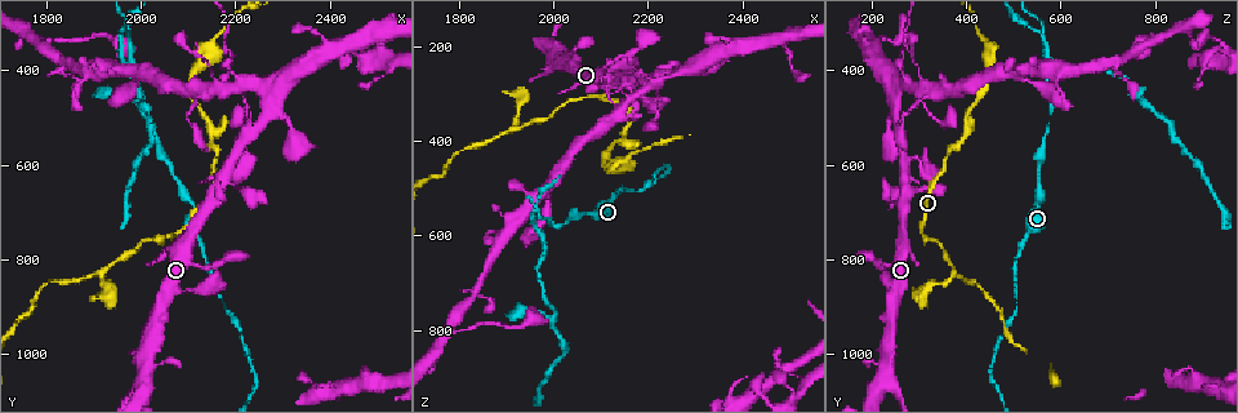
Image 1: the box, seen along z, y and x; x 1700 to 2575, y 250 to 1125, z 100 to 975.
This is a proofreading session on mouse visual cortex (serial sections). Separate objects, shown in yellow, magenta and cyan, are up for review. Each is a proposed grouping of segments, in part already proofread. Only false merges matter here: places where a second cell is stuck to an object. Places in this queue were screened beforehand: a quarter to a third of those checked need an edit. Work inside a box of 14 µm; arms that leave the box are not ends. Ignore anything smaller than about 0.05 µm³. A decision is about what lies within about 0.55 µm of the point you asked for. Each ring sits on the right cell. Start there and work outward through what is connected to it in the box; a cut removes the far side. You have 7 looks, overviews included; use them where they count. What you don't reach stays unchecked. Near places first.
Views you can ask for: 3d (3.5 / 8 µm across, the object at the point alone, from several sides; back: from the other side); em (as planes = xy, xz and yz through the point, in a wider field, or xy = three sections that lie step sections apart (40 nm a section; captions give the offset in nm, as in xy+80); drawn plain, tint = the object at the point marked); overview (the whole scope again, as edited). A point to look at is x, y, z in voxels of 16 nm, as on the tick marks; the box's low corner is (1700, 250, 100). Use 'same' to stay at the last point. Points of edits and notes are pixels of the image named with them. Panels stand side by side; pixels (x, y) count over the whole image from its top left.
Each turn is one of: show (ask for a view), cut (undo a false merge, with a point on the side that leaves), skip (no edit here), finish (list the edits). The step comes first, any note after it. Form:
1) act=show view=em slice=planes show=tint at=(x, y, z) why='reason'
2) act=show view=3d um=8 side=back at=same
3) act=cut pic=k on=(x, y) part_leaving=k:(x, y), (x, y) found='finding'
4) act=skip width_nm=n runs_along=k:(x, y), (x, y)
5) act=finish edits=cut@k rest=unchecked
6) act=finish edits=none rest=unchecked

act=show view=3d um=3.5 at=(2225, 670, 245) why='calibre changes'

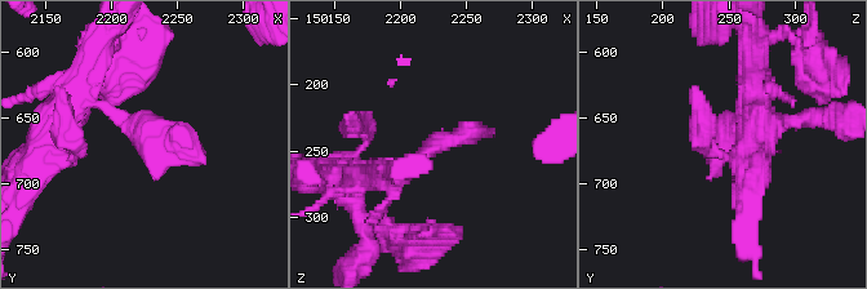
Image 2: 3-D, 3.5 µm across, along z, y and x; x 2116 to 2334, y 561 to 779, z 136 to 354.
act=show view=em slice=xy step=2 show=tint at=(2228, 666, 242)

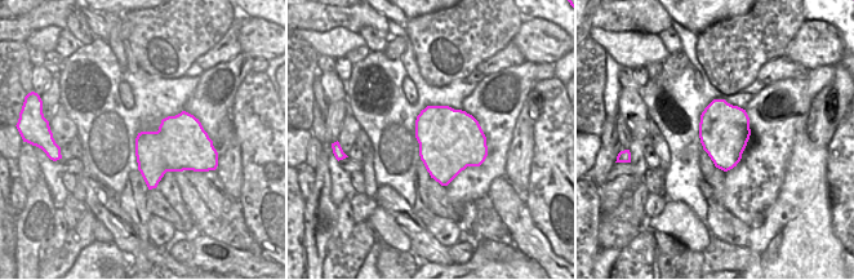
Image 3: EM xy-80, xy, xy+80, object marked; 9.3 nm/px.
act=show view=em slice=planes show=tint at=same why='cut it another way'

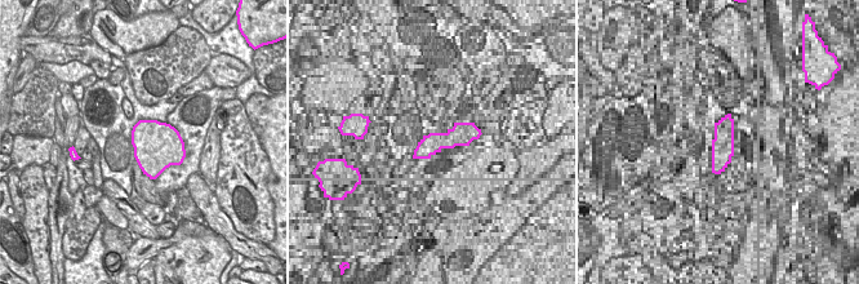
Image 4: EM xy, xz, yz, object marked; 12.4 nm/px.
act=skip runs_along=2:(79, 102), (110, 106), (201, 161) found='one cell here'

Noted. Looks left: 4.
act=show view=3d um=3.5 at=(1915, 830, 375) why='arms part here'

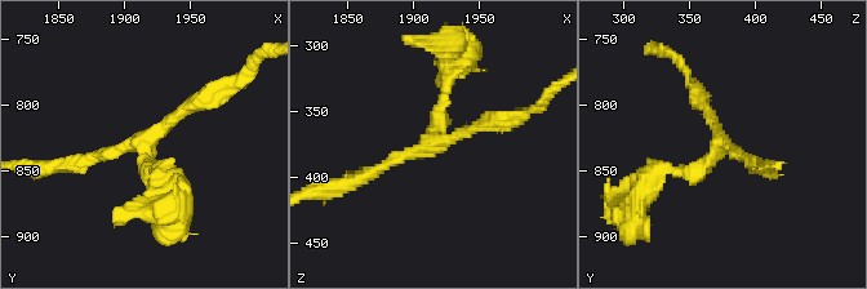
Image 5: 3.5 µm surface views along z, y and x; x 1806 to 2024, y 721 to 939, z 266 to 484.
act=show view=em slice=planes show=tint at=(1918, 828, 374) arms=3 arm_widths_nm=150,150,200 why='need the tissue'

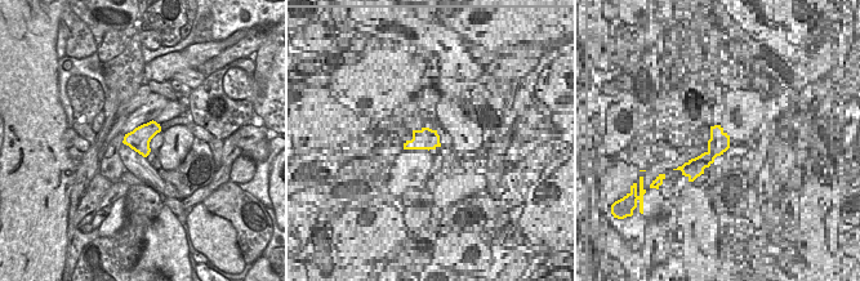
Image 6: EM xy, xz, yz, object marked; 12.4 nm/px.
act=skip runs_along=5:(214, 89), (147, 141), (159, 173) found='all the same cell'

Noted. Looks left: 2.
act=show view=3d um=3.5 at=(2185, 395, 260) why='calibre changes'

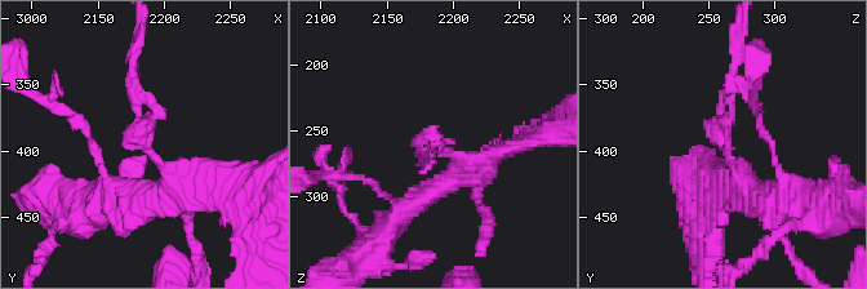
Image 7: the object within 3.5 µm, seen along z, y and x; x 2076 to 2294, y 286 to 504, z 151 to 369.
act=show view=em slice=xy step=5 show=tint at=(2186, 394, 262) arm_widths_nm=150,300 why='need the tissue'

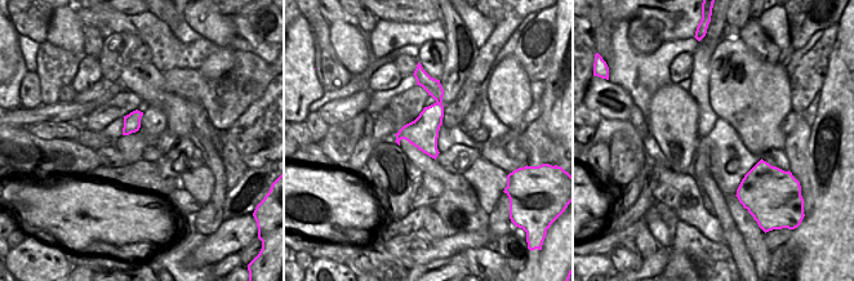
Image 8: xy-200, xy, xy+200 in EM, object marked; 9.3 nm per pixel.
act=cut pic=7 on=(134, 67) found='a second cell is stuck on'

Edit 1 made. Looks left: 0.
act=finish edits=cut@7 rest=unchecked

